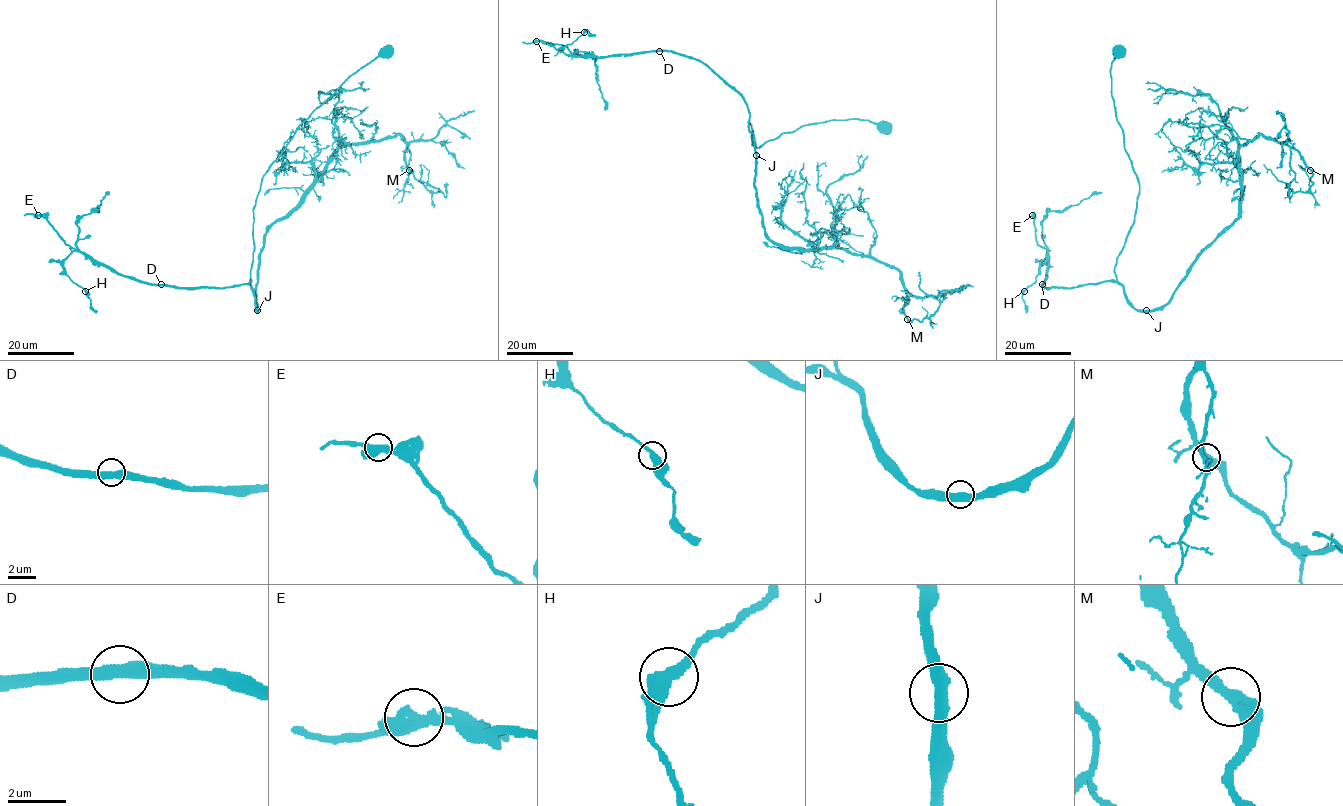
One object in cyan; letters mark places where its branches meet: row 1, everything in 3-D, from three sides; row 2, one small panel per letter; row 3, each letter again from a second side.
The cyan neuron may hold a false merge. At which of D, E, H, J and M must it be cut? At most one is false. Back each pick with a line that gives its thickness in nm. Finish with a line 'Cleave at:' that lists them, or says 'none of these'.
Cleave at: none of these

